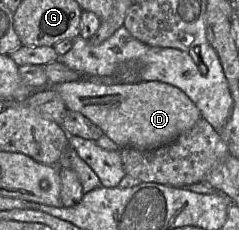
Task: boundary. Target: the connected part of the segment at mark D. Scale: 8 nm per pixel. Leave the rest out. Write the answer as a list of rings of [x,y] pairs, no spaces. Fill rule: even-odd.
[[[80,80],[49,88],[58,92],[68,110],[83,114],[120,148],[160,148],[173,142],[202,118],[197,106],[182,90],[160,81],[103,84]]]

